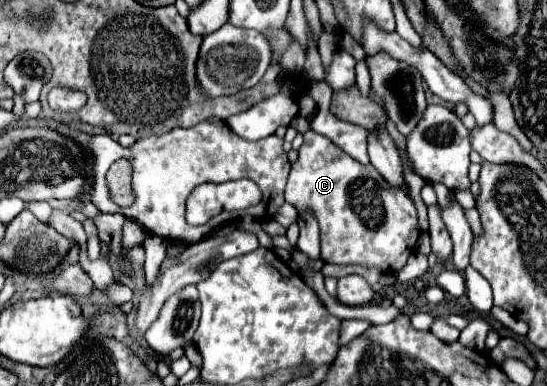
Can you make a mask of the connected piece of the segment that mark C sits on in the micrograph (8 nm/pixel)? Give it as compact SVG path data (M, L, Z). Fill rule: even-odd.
M307 131L303 137L305 143L299 149L299 161L293 163L285 187L285 201L291 203L299 213L307 211L317 219L321 229L321 259L335 265L377 267L383 273L397 273L403 269L409 255L415 251L421 233L417 225L417 209L409 195L395 191L395 187L391 187L375 167L357 163L327 137L315 131Z

